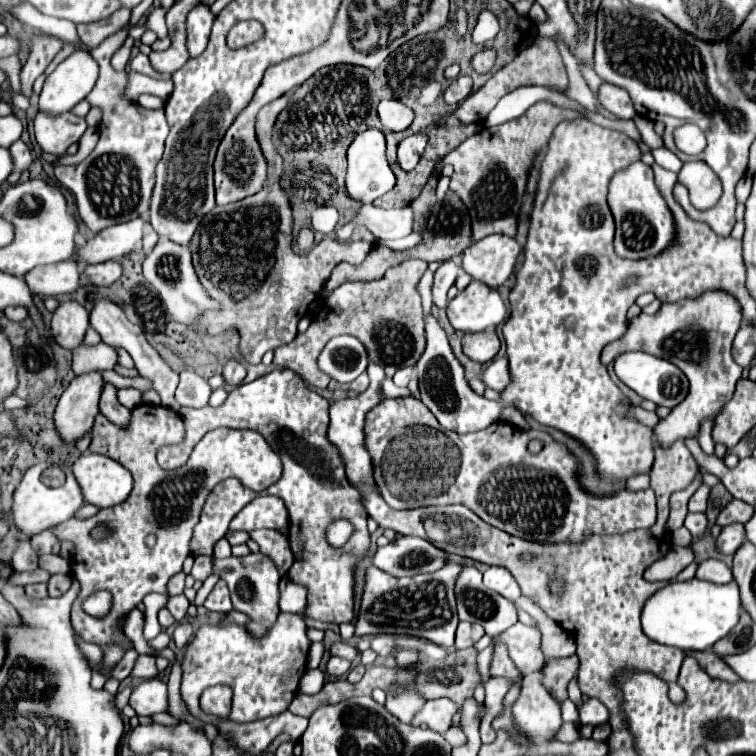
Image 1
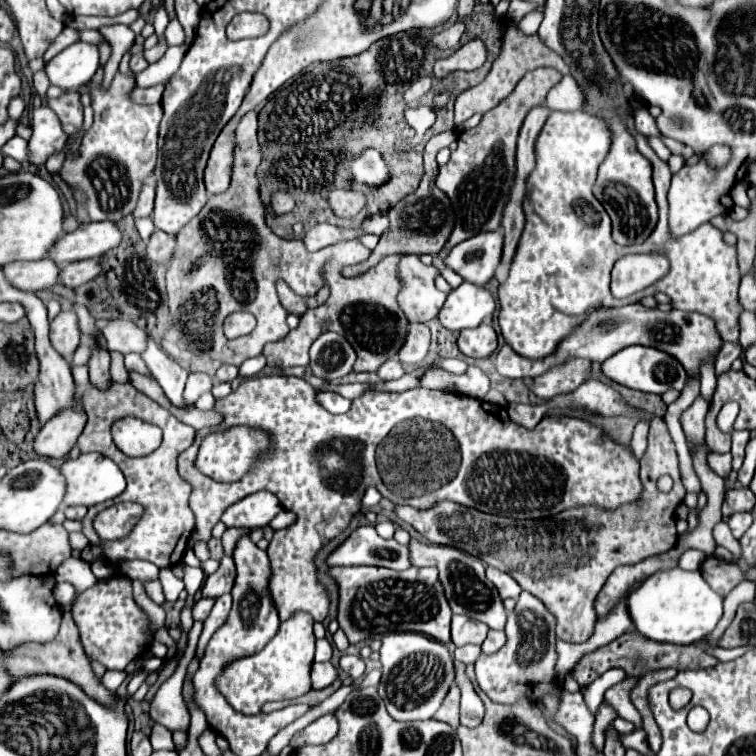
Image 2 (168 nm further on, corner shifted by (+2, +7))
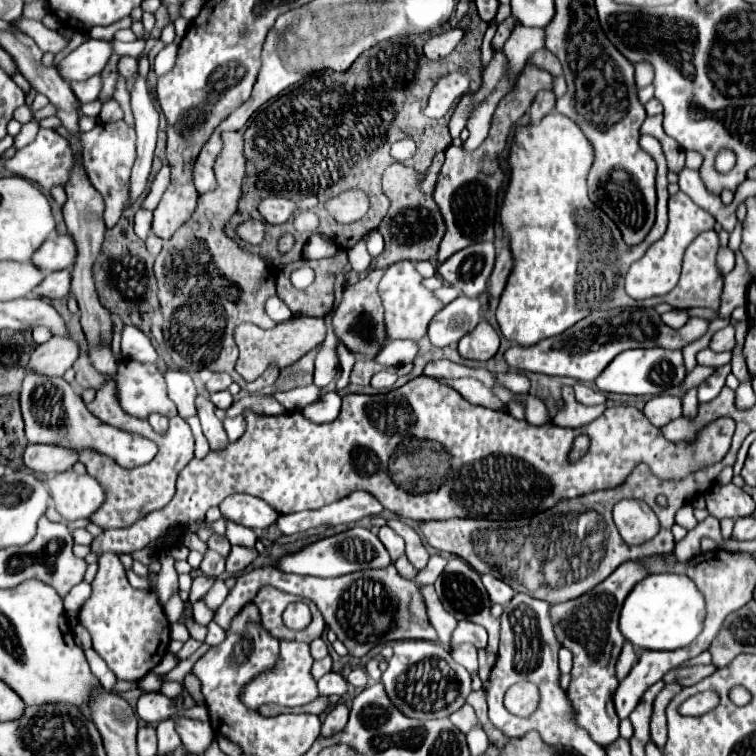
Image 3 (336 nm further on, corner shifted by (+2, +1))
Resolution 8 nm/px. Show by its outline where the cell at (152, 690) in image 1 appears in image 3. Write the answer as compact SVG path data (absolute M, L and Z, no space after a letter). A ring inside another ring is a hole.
M177 717L175 721L177 721L177 733L179 733L187 753L203 755L215 737L211 723L185 719L185 717Z

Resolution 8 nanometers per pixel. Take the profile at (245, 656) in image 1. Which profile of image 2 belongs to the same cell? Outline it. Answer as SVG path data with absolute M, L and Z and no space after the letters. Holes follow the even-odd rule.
M299 611L281 623L277 635L259 653L241 657L225 665L225 669L217 675L215 685L235 711L243 715L257 715L267 701L291 701L311 691L309 671L313 663L313 653L313 617Z

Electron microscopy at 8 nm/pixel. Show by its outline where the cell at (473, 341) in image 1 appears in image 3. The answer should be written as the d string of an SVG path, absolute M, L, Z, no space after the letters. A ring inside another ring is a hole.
M481 319L481 323L459 343L459 355L475 361L491 359L497 353L497 349L499 349L499 335L485 319Z

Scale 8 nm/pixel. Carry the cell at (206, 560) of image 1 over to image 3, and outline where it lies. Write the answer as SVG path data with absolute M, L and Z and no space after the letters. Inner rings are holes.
M211 535L209 541L207 541L207 545L211 549L215 549L217 553L221 553L223 557L227 557L229 551L231 551L231 543L229 543L229 539L225 539L225 535Z

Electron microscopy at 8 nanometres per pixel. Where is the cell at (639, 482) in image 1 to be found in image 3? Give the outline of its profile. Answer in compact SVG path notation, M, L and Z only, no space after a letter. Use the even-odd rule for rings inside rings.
M657 395L645 403L643 413L657 427L667 425L671 419L681 415L681 397L677 395Z

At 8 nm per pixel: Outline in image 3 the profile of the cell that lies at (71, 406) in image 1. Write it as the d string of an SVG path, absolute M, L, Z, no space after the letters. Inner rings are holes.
M27 445L23 453L23 463L41 475L71 471L73 465L79 461L73 449L57 447L57 445Z

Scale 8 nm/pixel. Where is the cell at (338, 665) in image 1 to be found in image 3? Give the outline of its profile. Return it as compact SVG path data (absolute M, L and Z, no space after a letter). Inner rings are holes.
M359 667L349 673L347 681L349 681L353 687L359 687L359 689L365 689L365 687L367 687L367 675L365 675L365 671L359 669Z

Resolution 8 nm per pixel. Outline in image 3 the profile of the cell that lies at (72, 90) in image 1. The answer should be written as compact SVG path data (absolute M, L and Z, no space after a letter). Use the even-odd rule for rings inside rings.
M87 39L59 63L61 75L67 81L85 81L93 75L99 75L103 67L109 63L111 55L113 55L111 41Z

